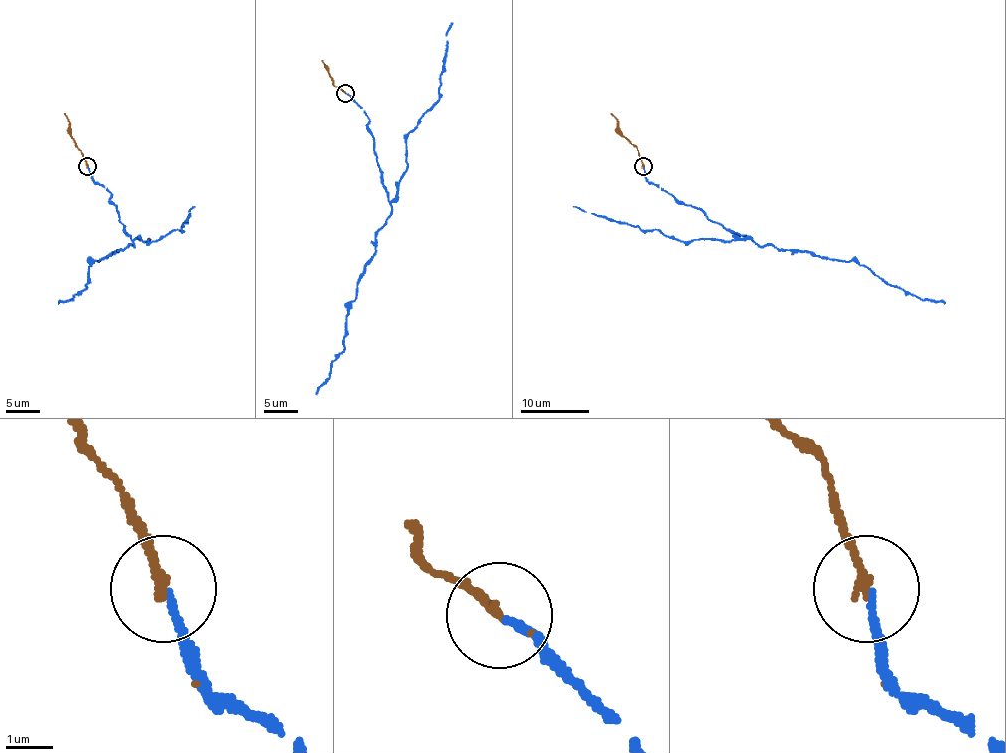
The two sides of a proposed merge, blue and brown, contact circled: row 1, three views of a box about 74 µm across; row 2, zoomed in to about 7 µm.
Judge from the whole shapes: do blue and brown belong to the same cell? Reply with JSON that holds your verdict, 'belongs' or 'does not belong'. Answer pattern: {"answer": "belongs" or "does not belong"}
{"answer": "belongs"}

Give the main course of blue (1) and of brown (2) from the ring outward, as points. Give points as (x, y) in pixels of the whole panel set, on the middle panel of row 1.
1: (345, 93), (369, 120), (372, 148), (391, 209), (376, 235), (376, 254), (357, 285), (343, 350), (316, 394)
2: (345, 93), (337, 88), (321, 61)

